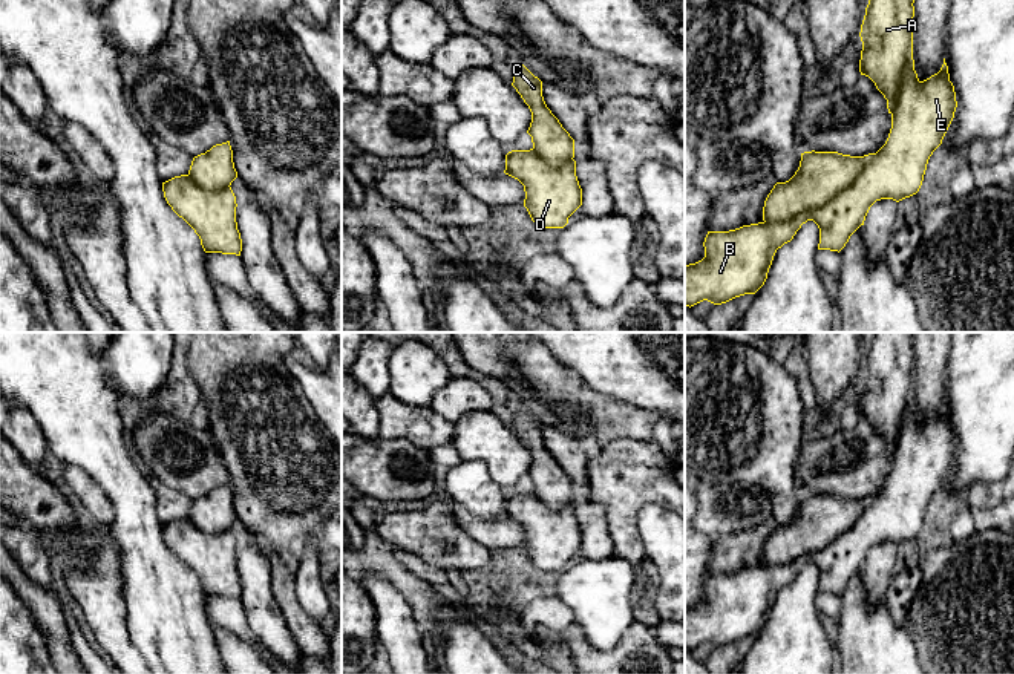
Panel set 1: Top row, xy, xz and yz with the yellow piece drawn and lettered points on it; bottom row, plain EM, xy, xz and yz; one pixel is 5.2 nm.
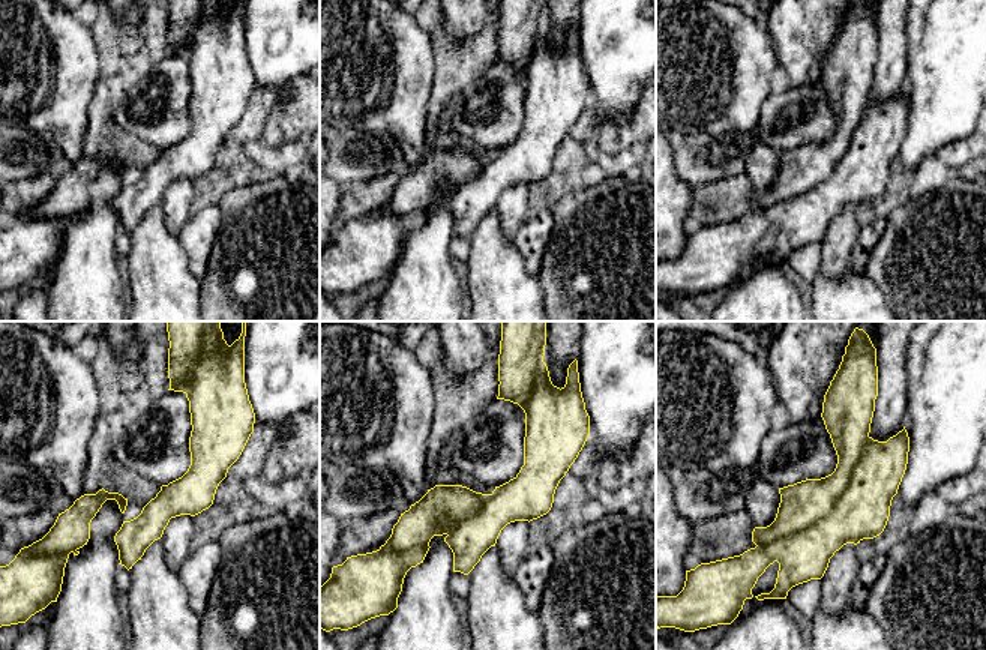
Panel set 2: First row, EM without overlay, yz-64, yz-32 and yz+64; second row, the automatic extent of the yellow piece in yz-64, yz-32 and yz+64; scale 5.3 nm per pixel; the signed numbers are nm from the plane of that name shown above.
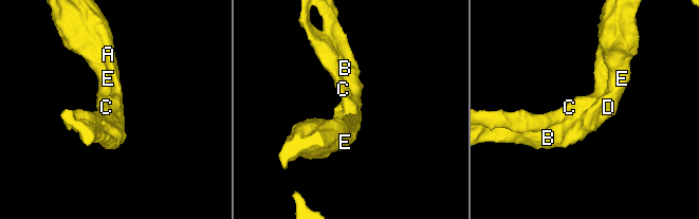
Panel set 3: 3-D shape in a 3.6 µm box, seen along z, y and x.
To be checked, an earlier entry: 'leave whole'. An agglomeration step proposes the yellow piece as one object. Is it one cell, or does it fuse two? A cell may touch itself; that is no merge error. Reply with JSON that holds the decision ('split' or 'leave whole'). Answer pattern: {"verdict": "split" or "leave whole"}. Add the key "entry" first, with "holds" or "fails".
{"entry": "holds", "verdict": "leave whole"}

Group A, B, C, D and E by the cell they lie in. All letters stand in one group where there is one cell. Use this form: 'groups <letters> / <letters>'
groups A B C D E

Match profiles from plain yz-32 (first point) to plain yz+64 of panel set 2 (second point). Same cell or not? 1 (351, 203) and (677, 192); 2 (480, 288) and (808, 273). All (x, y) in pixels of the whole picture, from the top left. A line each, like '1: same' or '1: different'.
1: different
2: different

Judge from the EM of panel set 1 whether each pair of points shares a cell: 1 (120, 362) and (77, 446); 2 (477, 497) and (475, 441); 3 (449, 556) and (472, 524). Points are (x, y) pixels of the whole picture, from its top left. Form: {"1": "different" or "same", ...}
{"1": "different", "2": "different", "3": "different"}

